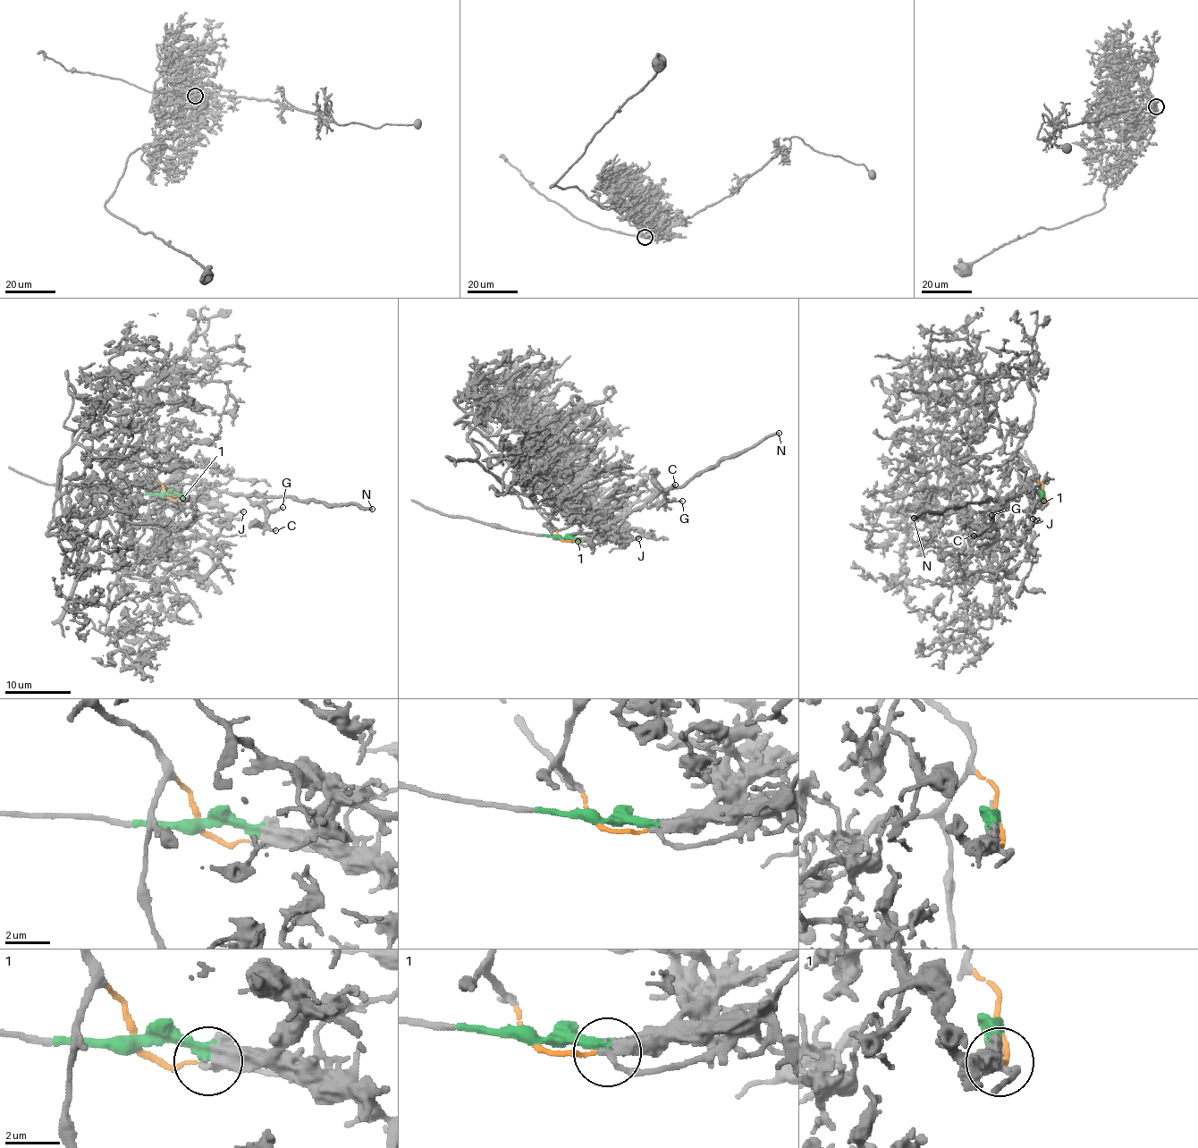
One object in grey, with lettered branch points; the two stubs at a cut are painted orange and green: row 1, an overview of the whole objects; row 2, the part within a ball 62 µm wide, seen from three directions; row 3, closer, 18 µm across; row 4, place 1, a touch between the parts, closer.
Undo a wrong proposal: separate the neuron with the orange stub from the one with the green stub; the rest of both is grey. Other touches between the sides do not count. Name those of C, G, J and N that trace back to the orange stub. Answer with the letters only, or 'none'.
J

